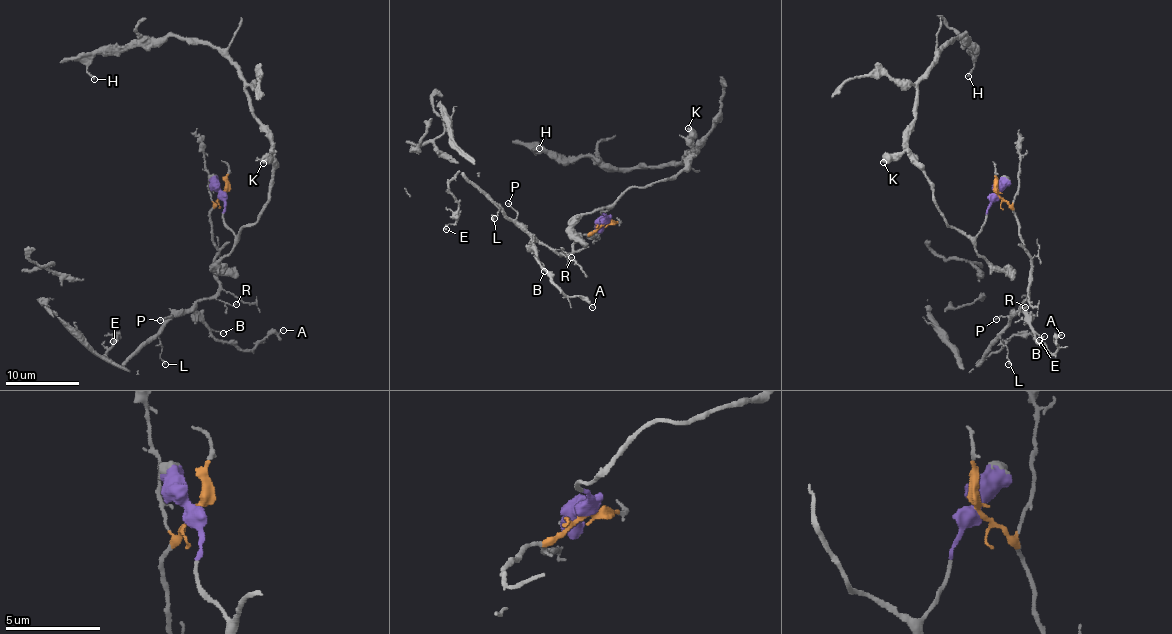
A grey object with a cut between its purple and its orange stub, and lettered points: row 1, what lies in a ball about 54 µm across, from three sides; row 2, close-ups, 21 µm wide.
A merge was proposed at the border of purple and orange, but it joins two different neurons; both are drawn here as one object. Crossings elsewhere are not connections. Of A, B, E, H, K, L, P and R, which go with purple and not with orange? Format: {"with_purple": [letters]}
{"with_purple": ["H", "K"]}

